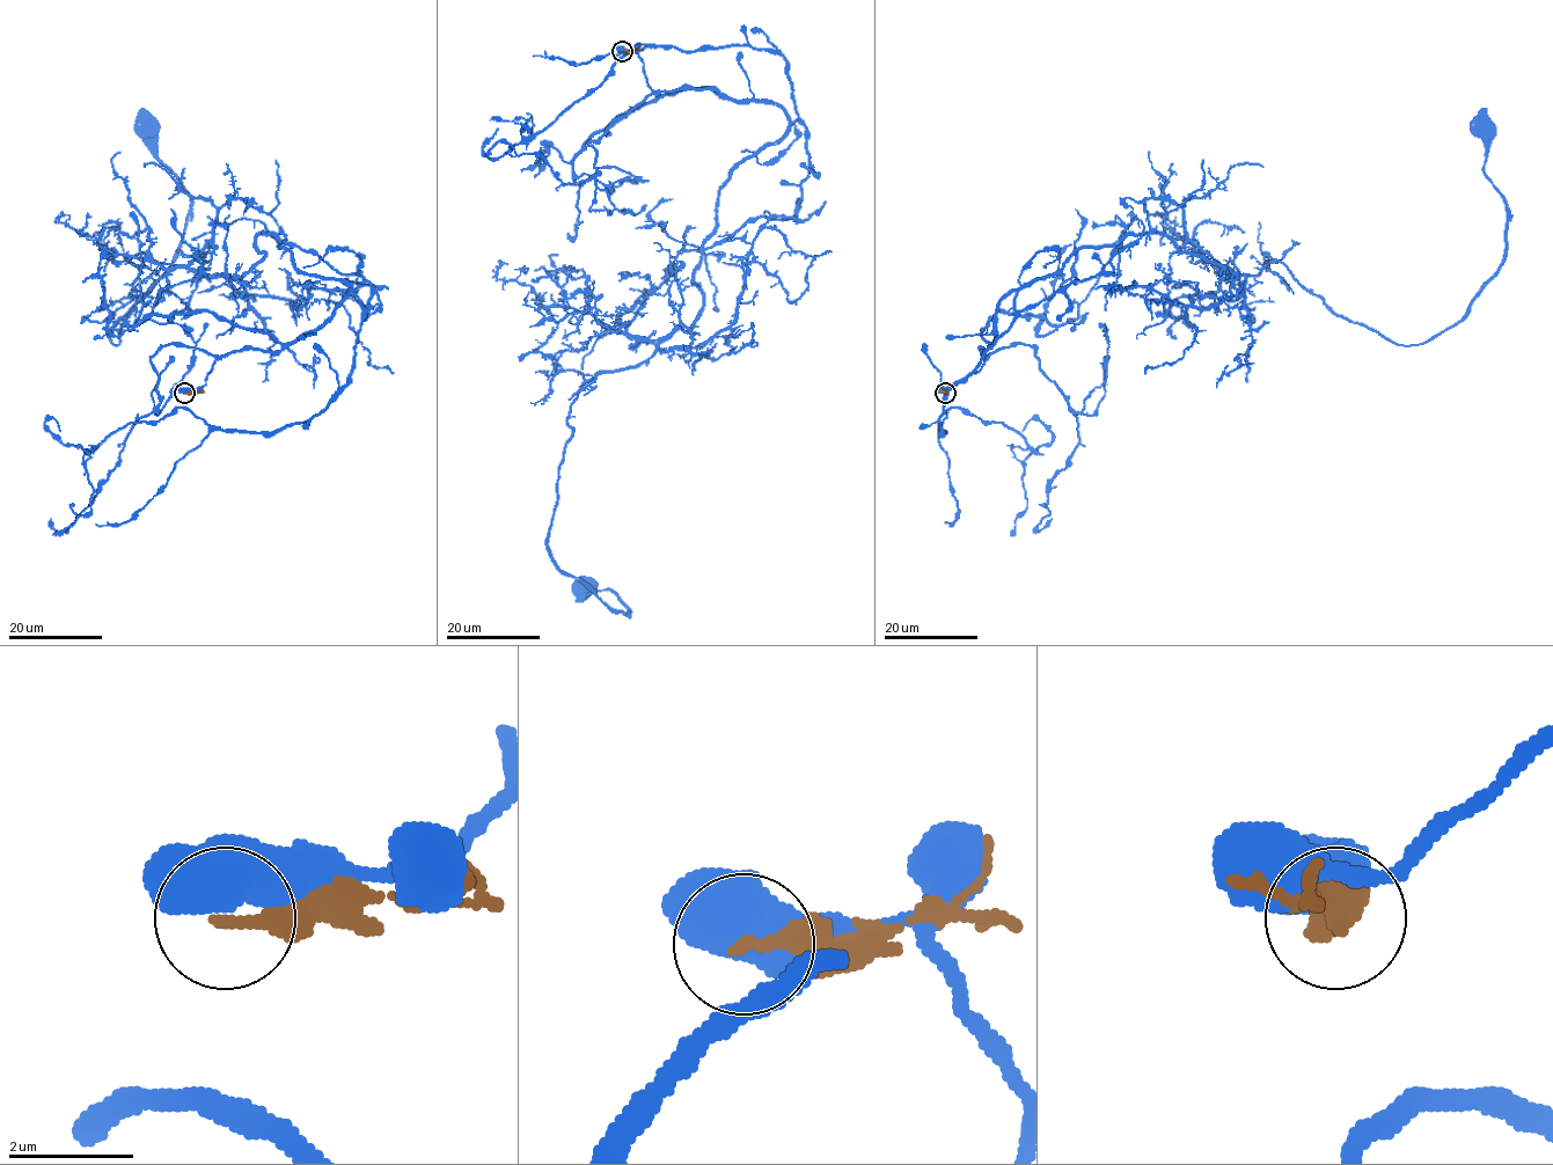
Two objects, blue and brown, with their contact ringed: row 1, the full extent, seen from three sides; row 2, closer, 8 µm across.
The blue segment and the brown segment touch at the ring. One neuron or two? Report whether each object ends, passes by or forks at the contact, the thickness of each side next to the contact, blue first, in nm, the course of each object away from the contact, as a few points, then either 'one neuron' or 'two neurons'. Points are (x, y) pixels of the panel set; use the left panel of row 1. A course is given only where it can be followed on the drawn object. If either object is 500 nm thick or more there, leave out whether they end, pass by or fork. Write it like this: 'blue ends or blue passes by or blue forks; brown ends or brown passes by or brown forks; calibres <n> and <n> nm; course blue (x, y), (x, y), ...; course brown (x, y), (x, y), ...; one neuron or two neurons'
calibres 800 and 280 nm; course blue (184, 393), (350, 288), (263, 233), (237, 277), (146, 261), (114, 344), (188, 212), (145, 127); course brown (184, 394), (203, 390); two neurons

